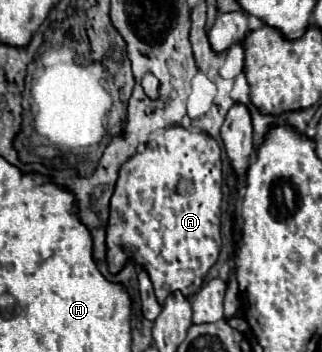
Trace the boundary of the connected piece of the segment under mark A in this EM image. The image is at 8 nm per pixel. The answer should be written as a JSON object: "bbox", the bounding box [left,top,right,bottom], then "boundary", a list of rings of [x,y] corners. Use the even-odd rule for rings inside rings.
{"bbox":[107,127,221,305],"boundary":[[[169,127],[155,135],[119,171],[107,227],[109,271],[117,273],[125,265],[127,257],[133,257],[149,273],[161,305],[173,291],[183,291],[183,295],[193,297],[201,289],[207,271],[221,251],[221,185],[221,149],[211,135],[203,131],[189,131],[185,127]]]}

